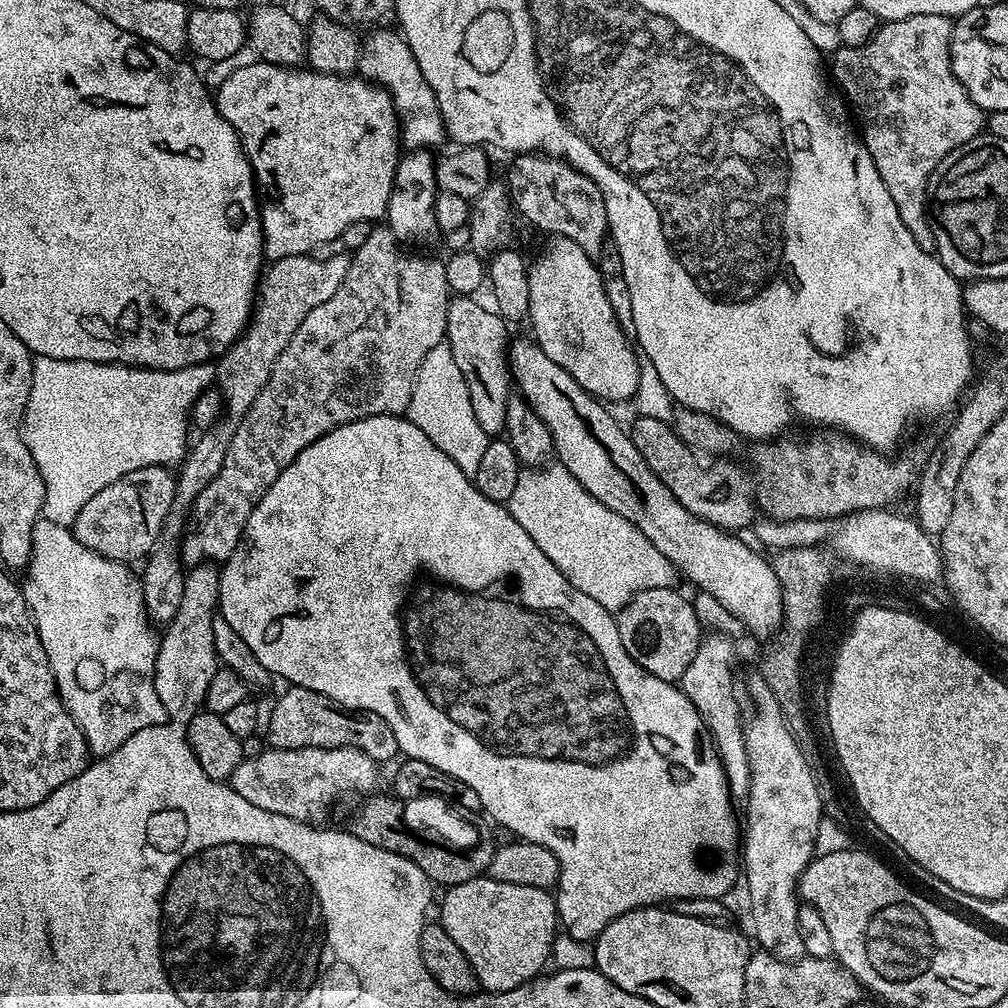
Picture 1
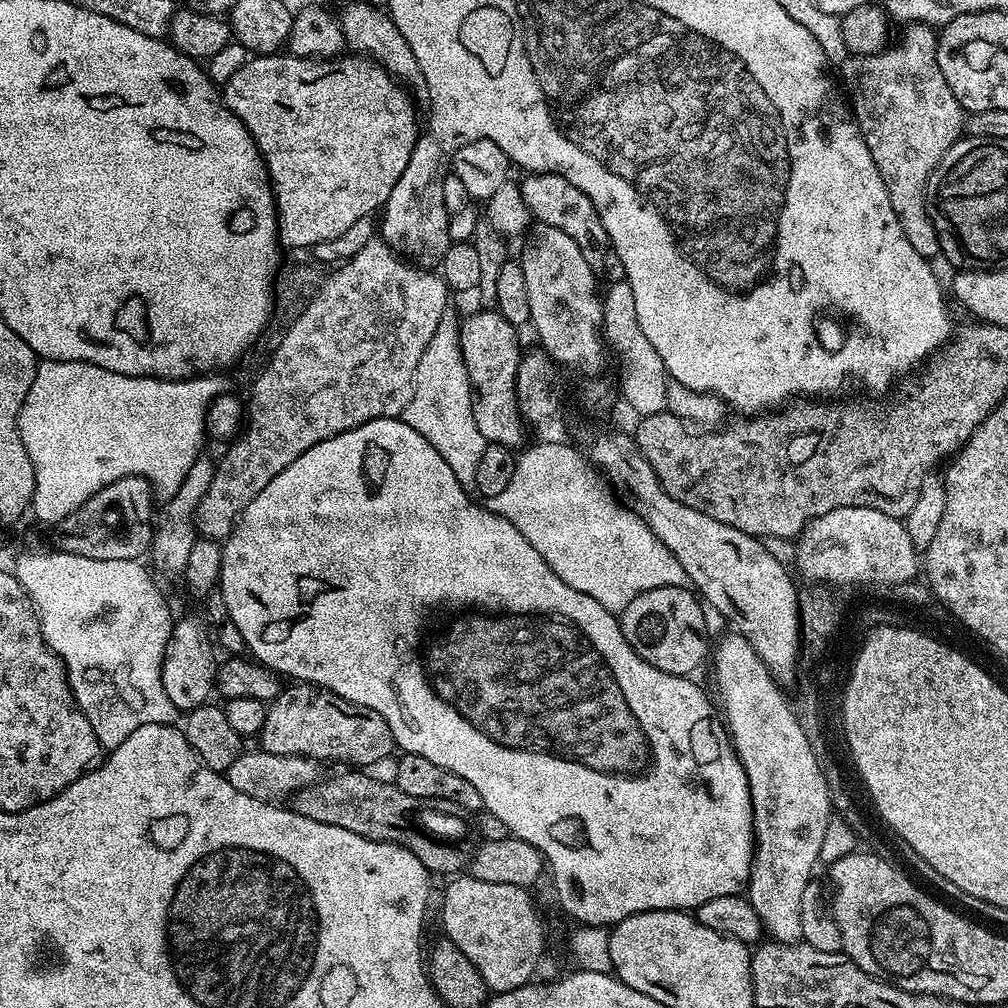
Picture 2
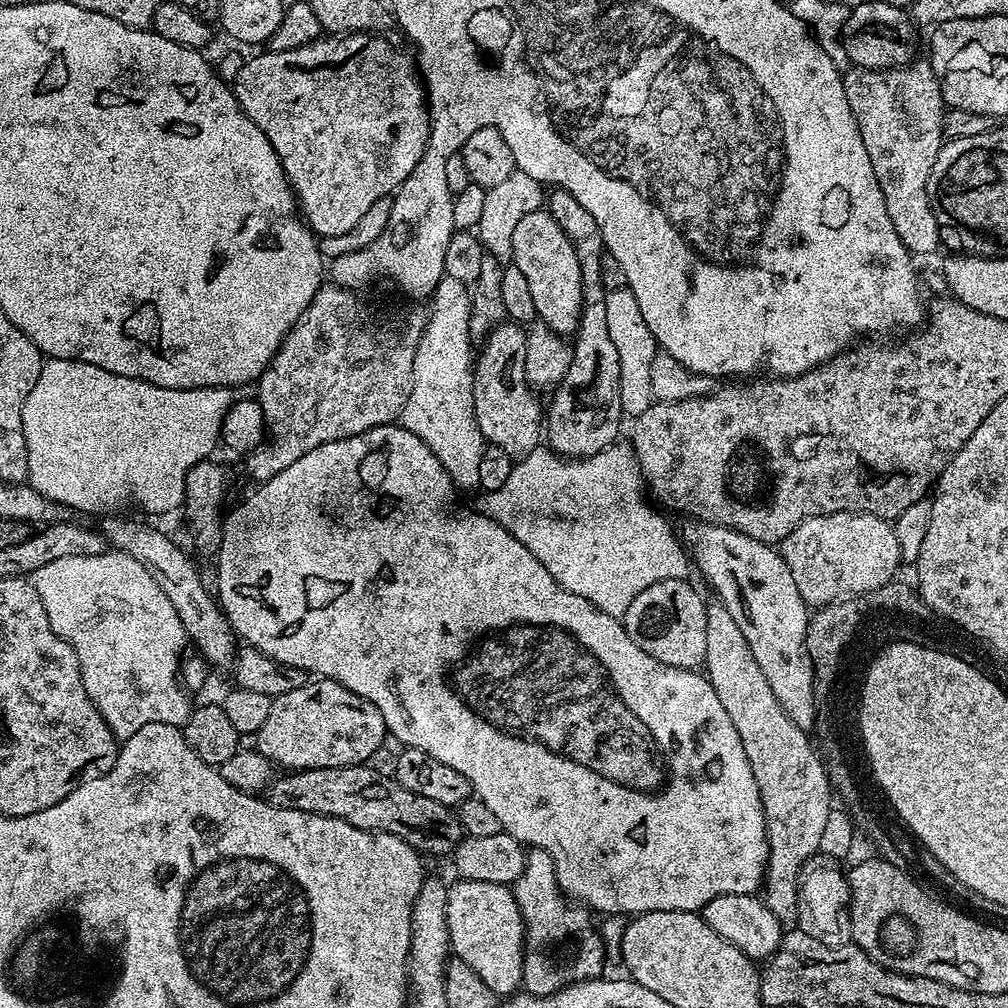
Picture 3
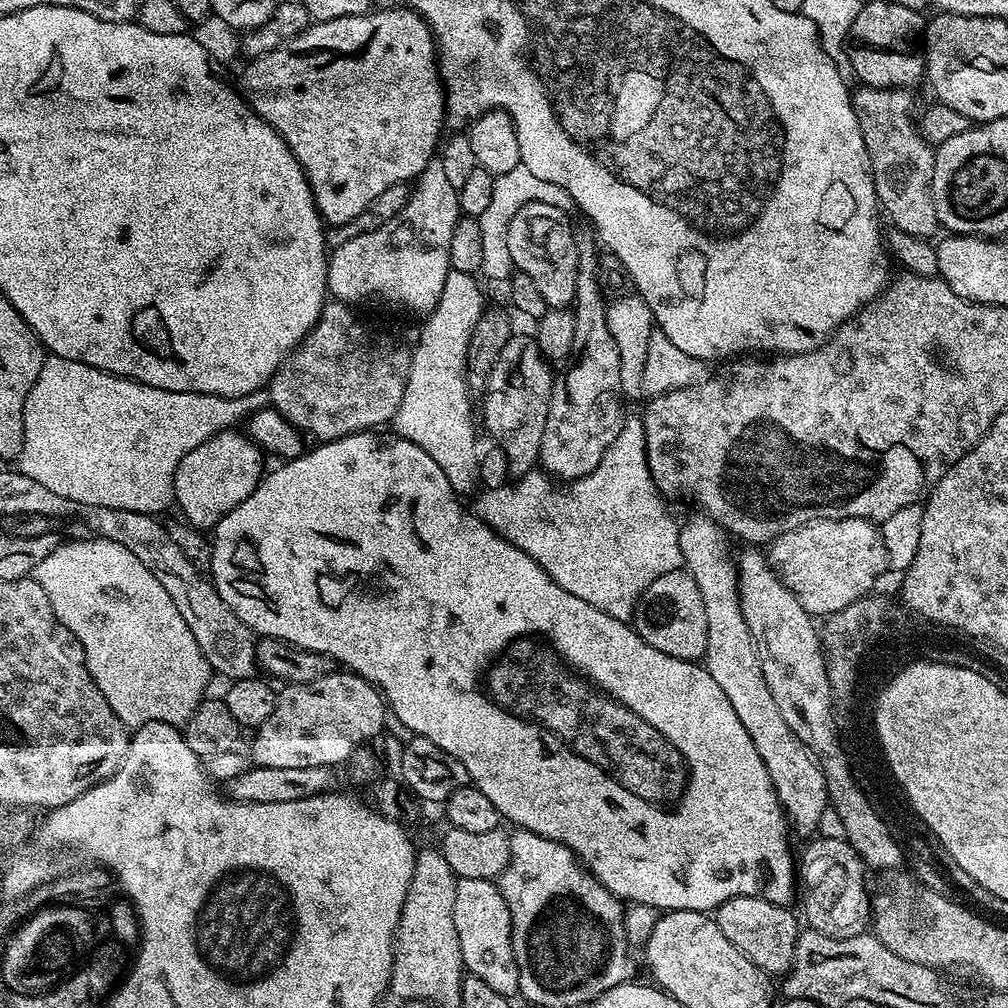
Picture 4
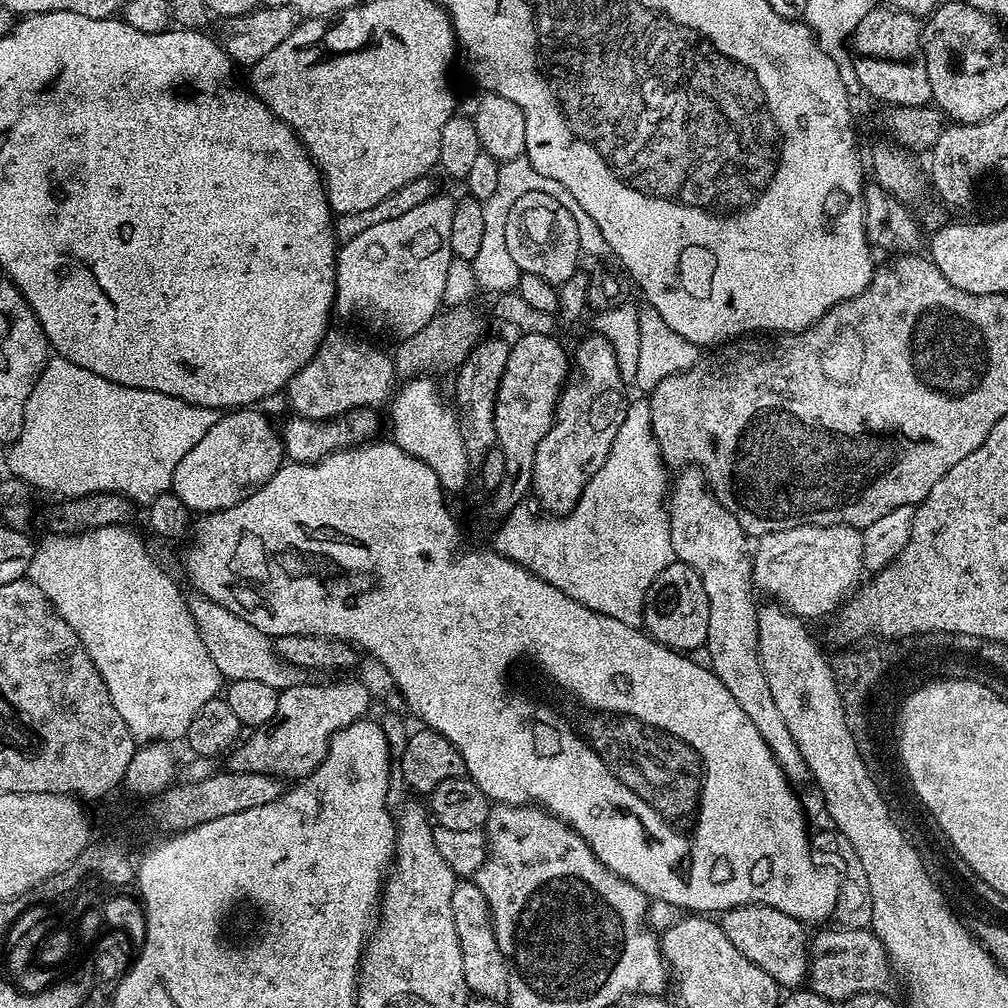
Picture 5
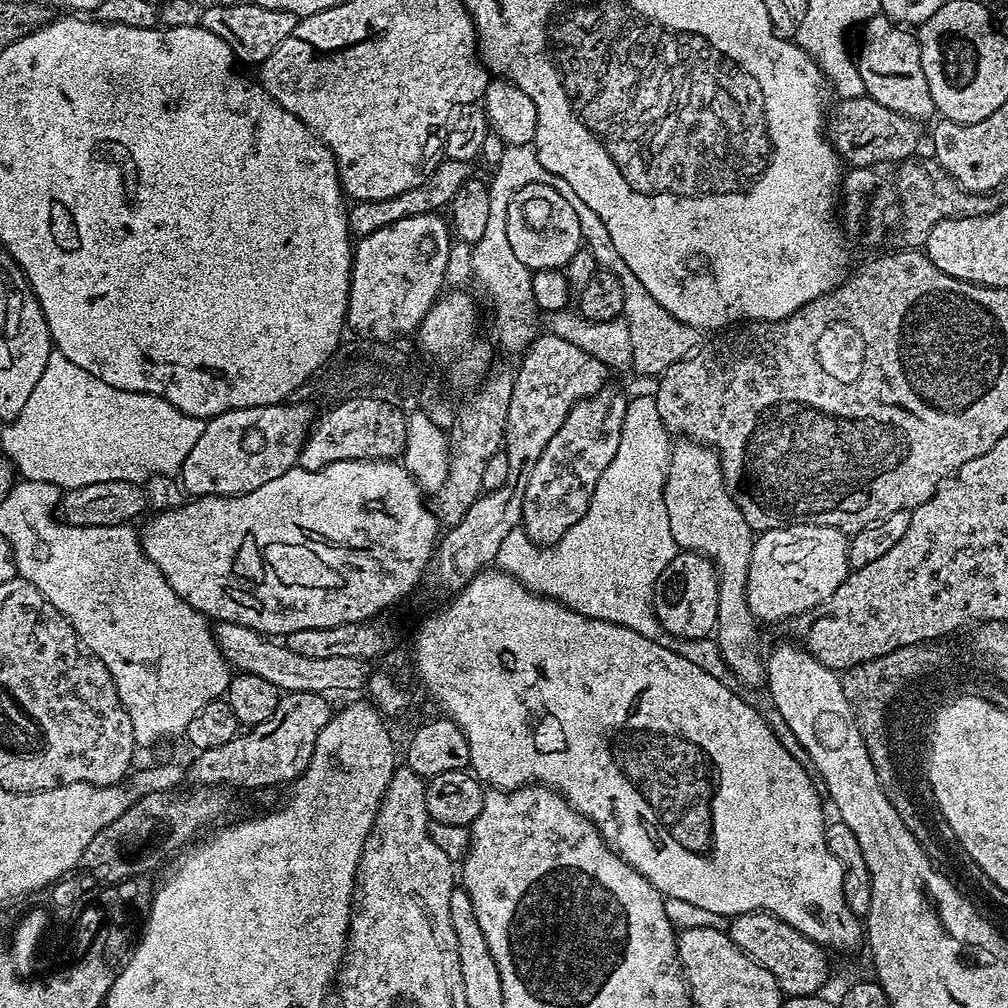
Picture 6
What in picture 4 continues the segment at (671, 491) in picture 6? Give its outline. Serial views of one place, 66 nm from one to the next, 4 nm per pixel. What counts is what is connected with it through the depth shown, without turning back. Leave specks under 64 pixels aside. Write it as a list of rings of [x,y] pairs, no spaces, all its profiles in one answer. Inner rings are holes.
[[[695,515],[680,524],[680,549],[684,559],[683,567],[692,575],[694,582],[698,582],[702,603],[706,605],[706,654],[702,663],[707,668],[710,678],[714,678],[714,682],[722,686],[722,694],[730,698],[730,706],[734,706],[734,714],[738,714],[742,726],[746,726],[746,734],[750,734],[750,742],[754,742],[754,750],[758,750],[758,758],[762,758],[766,766],[766,774],[770,774],[772,788],[776,791],[780,806],[788,818],[791,831],[795,835],[797,832],[798,835],[804,836],[803,838],[811,837],[817,831],[815,828],[819,826],[824,811],[827,813],[830,808],[824,771],[816,763],[815,756],[809,752],[807,746],[794,734],[794,730],[786,726],[786,718],[782,718],[782,713],[778,711],[774,697],[770,694],[770,686],[766,686],[766,678],[758,662],[756,643],[750,634],[750,626],[746,626],[746,618],[742,618],[740,591],[736,581],[736,560],[734,552],[732,556],[731,550],[728,549],[729,533],[712,517]]]

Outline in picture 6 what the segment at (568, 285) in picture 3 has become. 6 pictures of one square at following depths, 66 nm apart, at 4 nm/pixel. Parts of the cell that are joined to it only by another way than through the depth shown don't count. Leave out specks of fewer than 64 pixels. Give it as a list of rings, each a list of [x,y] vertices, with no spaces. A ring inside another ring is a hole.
[[[544,184],[522,186],[510,198],[506,238],[514,257],[532,272],[551,268],[564,270],[575,252],[582,248],[578,214],[552,186]]]

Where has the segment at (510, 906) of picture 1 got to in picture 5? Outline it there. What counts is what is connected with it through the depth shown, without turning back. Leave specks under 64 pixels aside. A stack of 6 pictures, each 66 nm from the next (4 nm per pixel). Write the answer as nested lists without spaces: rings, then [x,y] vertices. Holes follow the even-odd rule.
[[[461,879],[454,886],[454,898],[450,898],[450,906],[452,907],[452,917],[454,918],[454,930],[458,930],[458,938],[462,946],[462,974],[469,993],[473,997],[482,1000],[493,1000],[498,1006],[503,1005],[507,1001],[508,991],[510,990],[508,963],[502,954],[502,950],[498,950],[496,931],[492,928],[492,915],[482,890],[471,879]]]

